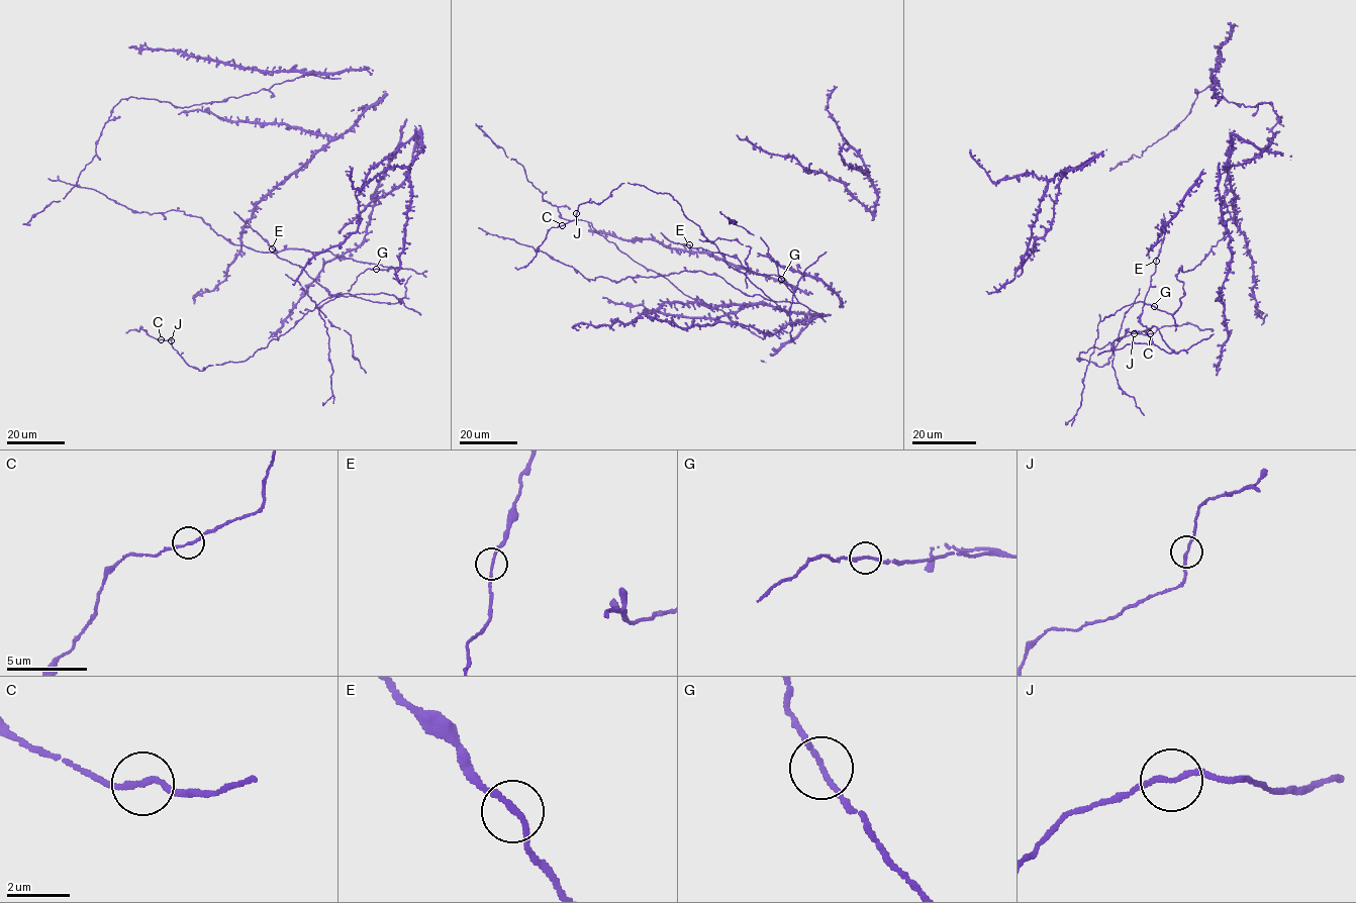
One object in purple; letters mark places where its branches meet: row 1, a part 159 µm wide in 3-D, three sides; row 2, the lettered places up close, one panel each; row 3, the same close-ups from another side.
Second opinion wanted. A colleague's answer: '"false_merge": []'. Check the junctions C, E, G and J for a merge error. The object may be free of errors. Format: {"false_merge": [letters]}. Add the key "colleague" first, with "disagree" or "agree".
{"colleague": "agree", "false_merge": []}

